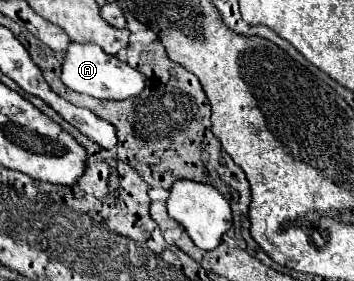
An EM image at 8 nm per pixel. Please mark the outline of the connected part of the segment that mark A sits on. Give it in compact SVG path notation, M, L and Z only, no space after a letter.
M69 43L61 63L61 81L77 93L85 93L97 99L117 99L117 101L131 99L139 95L145 87L145 77L139 71L119 61L115 55L105 53L99 45L93 43Z

